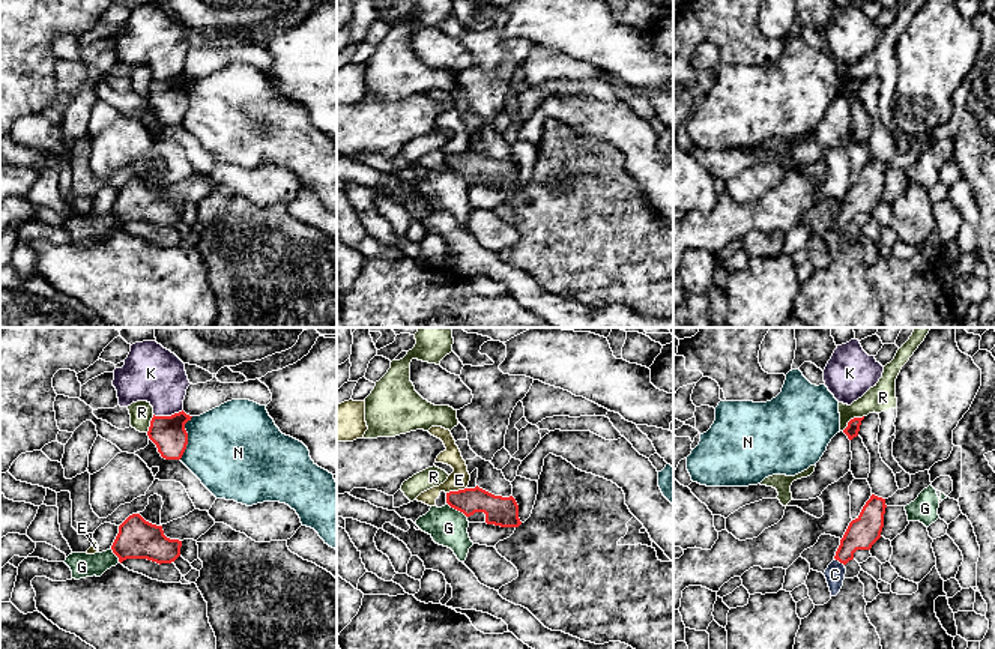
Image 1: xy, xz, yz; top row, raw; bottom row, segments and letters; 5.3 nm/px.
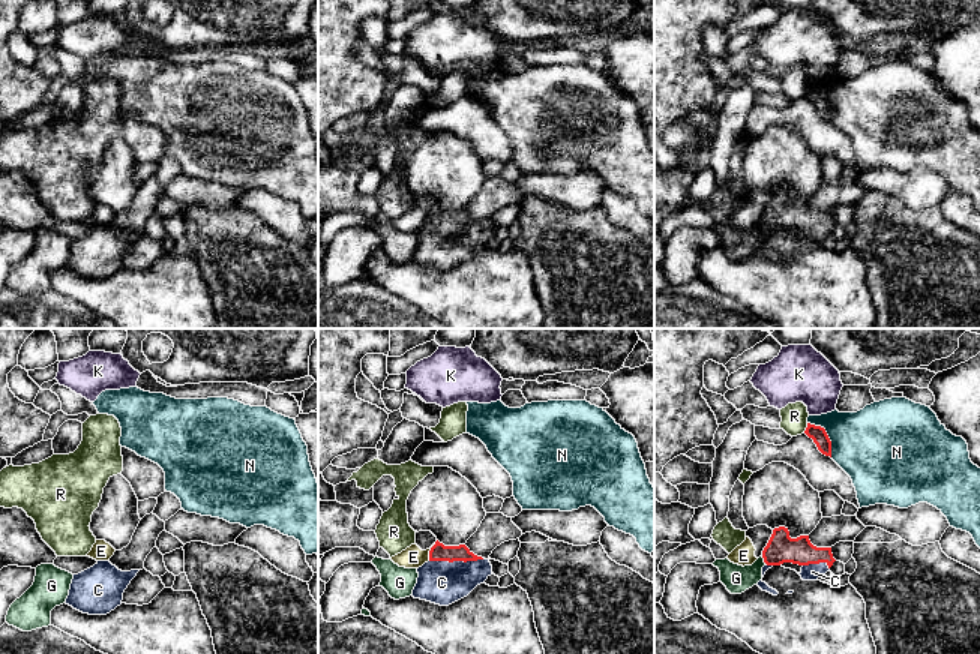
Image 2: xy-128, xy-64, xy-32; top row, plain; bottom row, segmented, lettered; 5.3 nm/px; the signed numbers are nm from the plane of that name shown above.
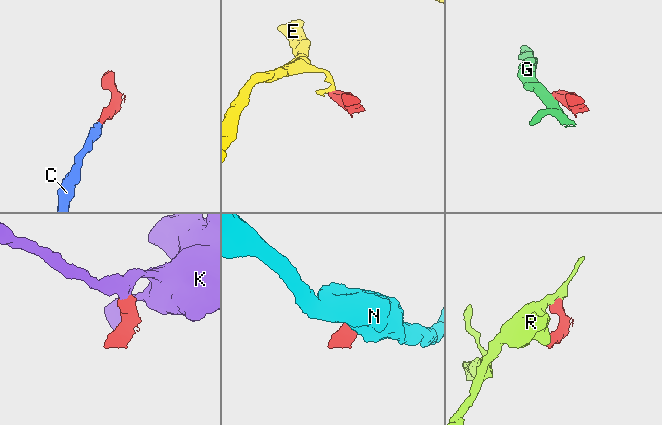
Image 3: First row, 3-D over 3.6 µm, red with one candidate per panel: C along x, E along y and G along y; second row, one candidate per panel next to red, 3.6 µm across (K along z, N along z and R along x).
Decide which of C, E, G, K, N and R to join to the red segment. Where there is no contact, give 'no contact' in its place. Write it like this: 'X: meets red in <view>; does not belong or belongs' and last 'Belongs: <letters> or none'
C: meets red in yz; belongs
E: meets red in xz; does not belong
G: meets red in xz; does not belong
K: meets red in xy; does not belong
N: meets red in xy; does not belong
R: meets red in yz; does not belong
Belongs: C

